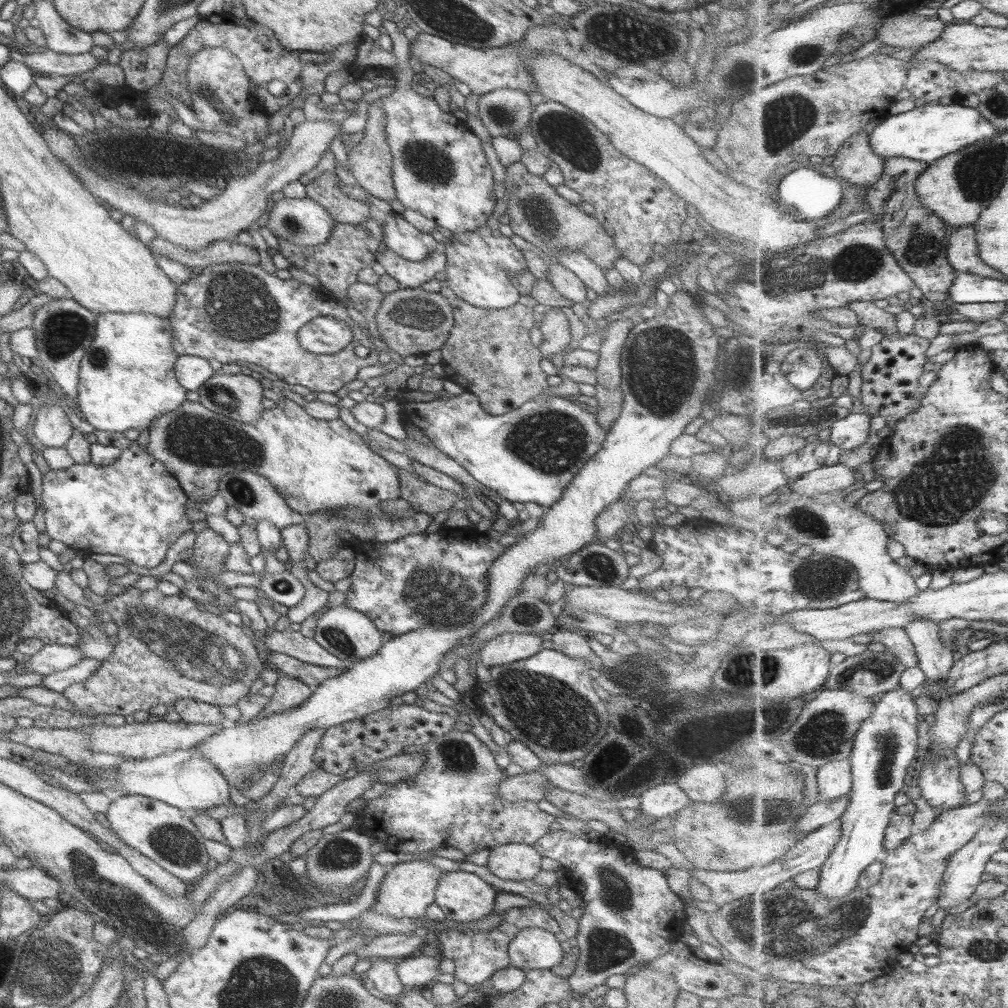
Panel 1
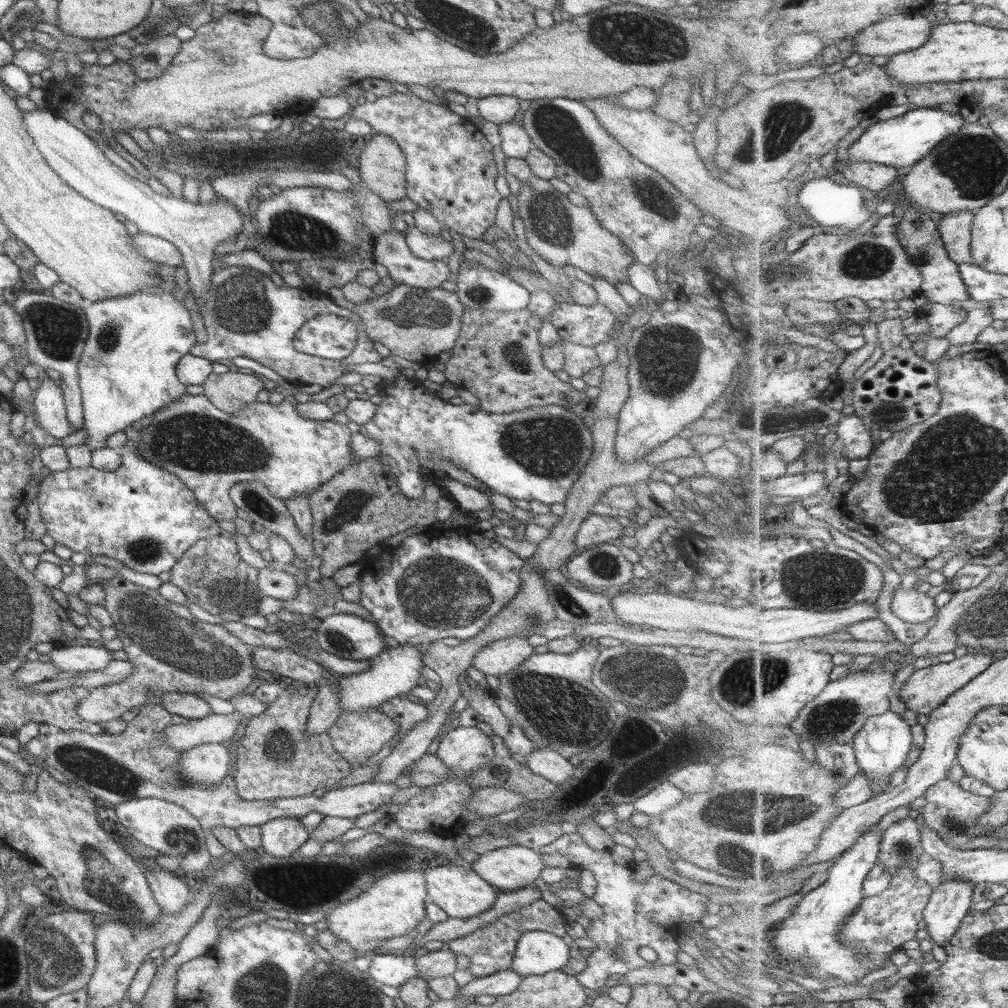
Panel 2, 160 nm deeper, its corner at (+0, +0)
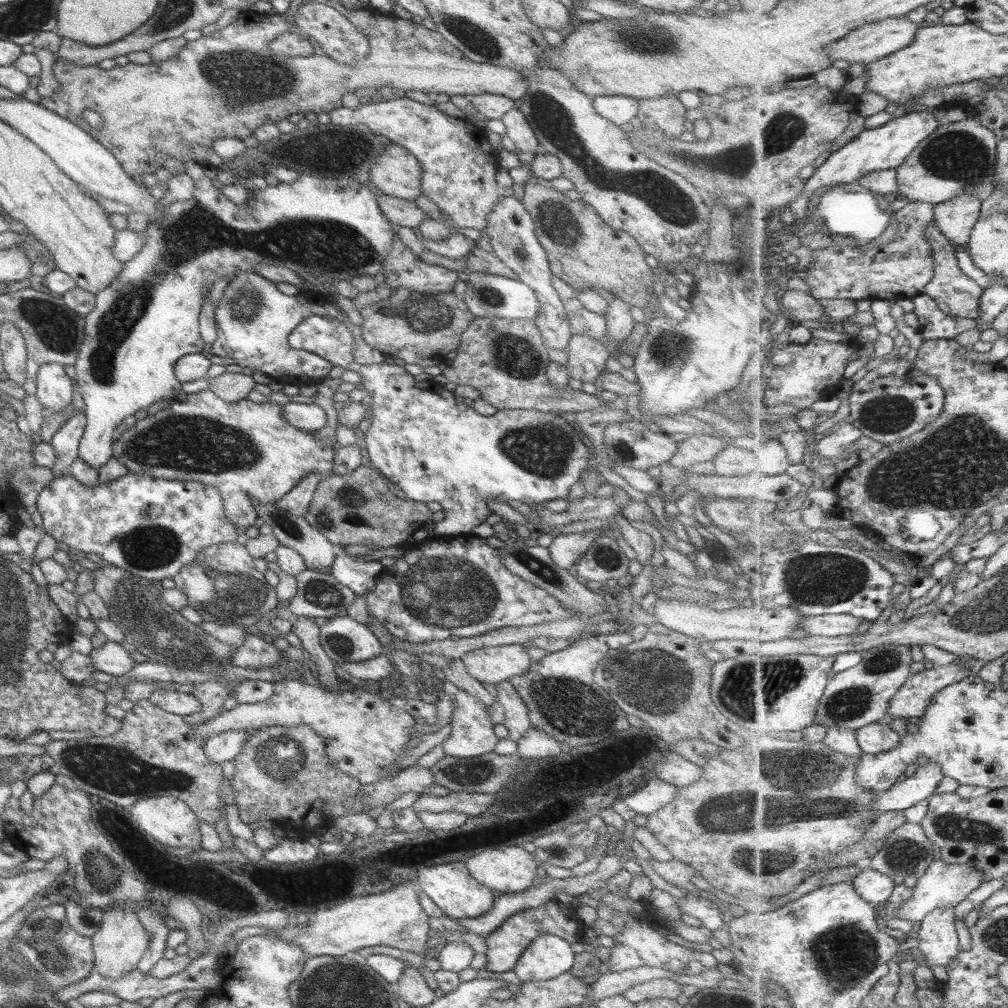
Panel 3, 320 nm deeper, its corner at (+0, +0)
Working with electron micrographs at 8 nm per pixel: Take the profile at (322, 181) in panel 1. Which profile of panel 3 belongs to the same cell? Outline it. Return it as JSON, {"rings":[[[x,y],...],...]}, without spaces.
{"rings":[[[383,194],[376,196],[376,201],[377,208],[383,214],[383,218],[396,229],[399,227],[410,229],[419,227],[419,224],[428,218],[427,214],[419,210],[413,201],[406,201]]]}

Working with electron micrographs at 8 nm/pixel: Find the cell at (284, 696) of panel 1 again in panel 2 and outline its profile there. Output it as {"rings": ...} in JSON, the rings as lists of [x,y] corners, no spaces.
{"rings":[[[284,685],[283,693],[279,694],[275,701],[265,706],[263,712],[247,720],[243,736],[237,745],[235,774],[231,776],[236,787],[236,794],[241,800],[251,802],[274,798],[305,797],[318,788],[325,791],[336,789],[340,780],[350,773],[350,766],[335,752],[327,733],[309,736],[304,731],[308,707],[314,697],[315,689],[303,688],[302,685],[296,688]]]}

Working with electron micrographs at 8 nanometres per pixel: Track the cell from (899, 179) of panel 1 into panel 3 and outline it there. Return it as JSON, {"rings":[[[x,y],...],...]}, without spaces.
{"rings":[[[935,222],[927,225],[924,235],[934,248],[936,264],[934,268],[935,278],[927,285],[926,293],[937,301],[939,308],[945,314],[971,319],[979,318],[982,315],[981,300],[984,288],[960,266],[956,254],[956,245],[946,234],[942,233],[942,230],[939,230]]]}

